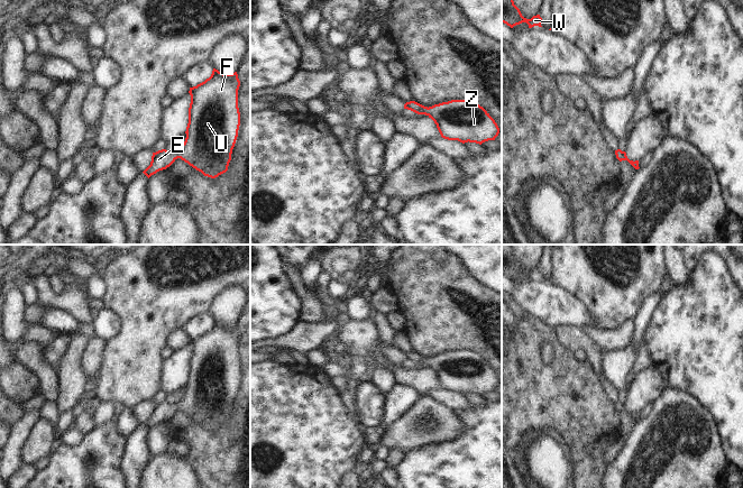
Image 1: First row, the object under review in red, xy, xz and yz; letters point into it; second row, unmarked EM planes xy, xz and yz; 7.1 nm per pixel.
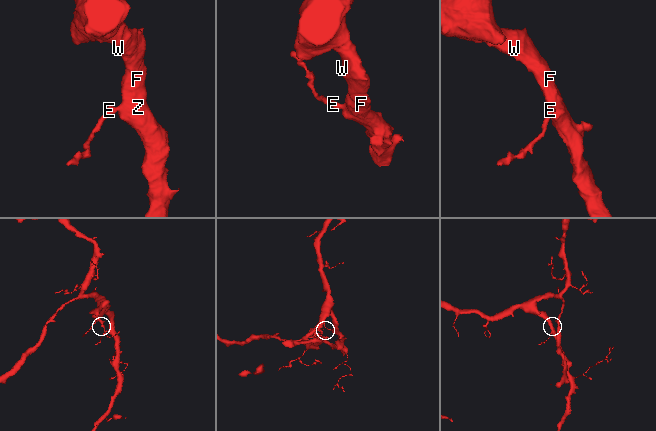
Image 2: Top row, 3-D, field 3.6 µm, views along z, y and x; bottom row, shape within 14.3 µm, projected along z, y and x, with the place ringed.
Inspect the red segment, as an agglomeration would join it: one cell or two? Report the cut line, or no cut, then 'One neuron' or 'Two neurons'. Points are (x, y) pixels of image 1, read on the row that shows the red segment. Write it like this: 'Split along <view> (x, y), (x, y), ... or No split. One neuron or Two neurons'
No split. One neuron

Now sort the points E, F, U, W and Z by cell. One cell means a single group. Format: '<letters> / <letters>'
E F U W Z

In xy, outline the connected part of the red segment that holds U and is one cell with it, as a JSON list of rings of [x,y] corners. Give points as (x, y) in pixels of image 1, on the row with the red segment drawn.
[[[213,68],[209,79],[190,88],[184,144],[177,151],[153,153],[150,165],[143,173],[149,178],[177,158],[211,178],[226,173],[240,126],[239,86],[237,72],[223,74]]]

